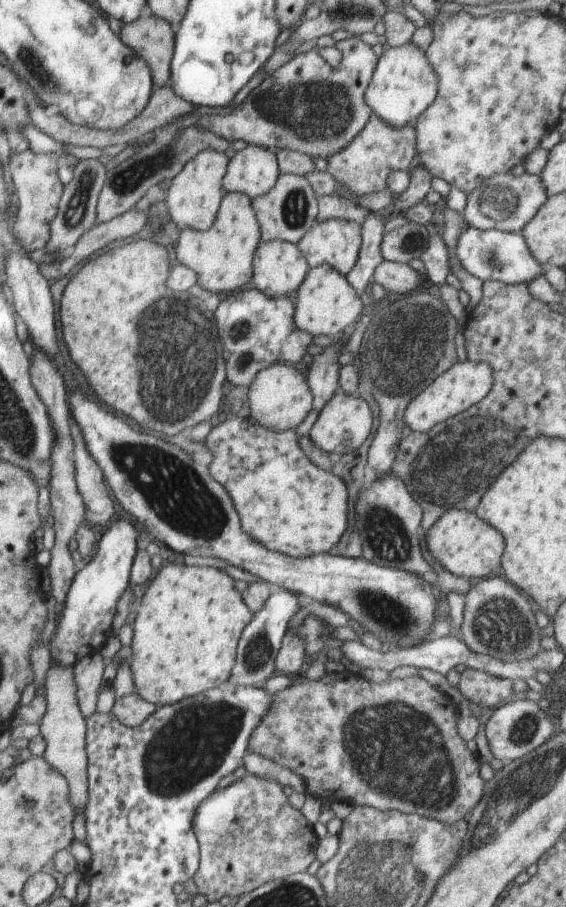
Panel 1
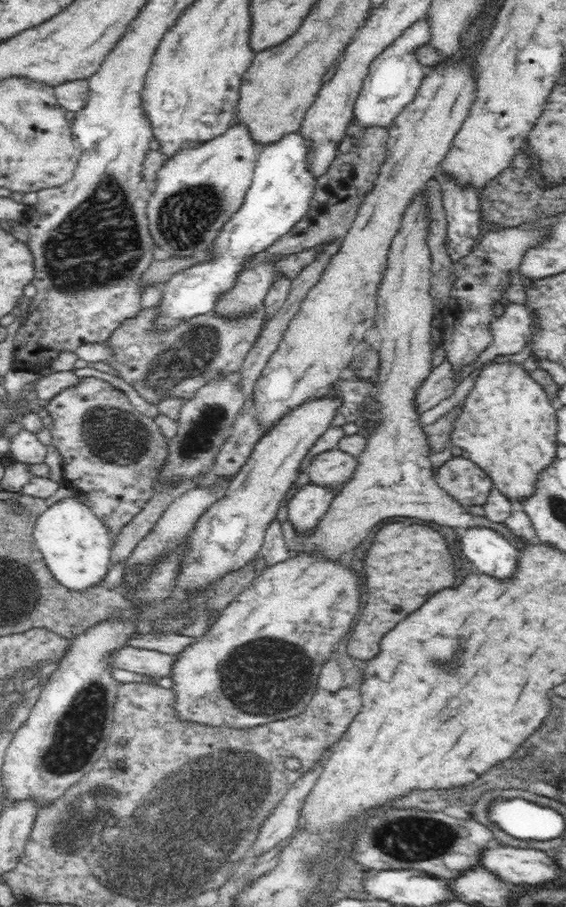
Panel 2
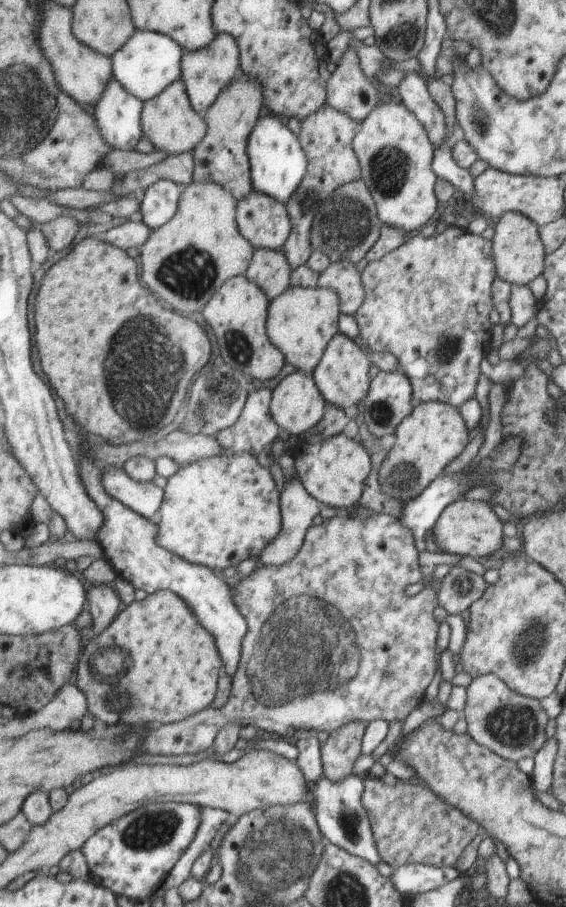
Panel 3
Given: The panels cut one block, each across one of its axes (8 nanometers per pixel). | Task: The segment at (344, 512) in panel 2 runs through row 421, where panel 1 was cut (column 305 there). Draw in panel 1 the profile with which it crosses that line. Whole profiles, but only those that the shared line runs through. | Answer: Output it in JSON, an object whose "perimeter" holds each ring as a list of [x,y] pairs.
{"perimeter":[[[278,362],[262,370],[248,395],[251,418],[276,432],[296,430],[315,409],[315,394],[307,370],[293,363]]]}

